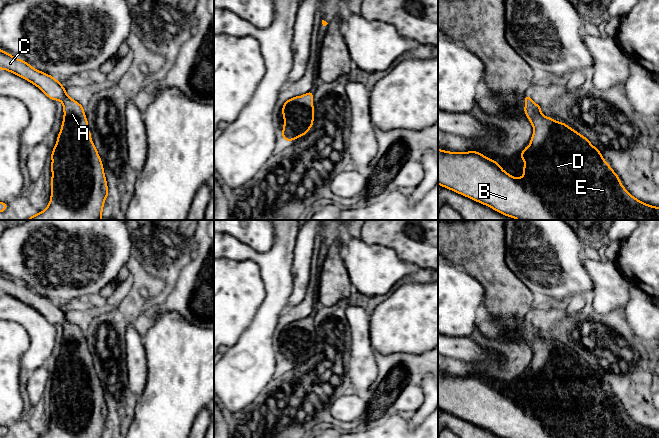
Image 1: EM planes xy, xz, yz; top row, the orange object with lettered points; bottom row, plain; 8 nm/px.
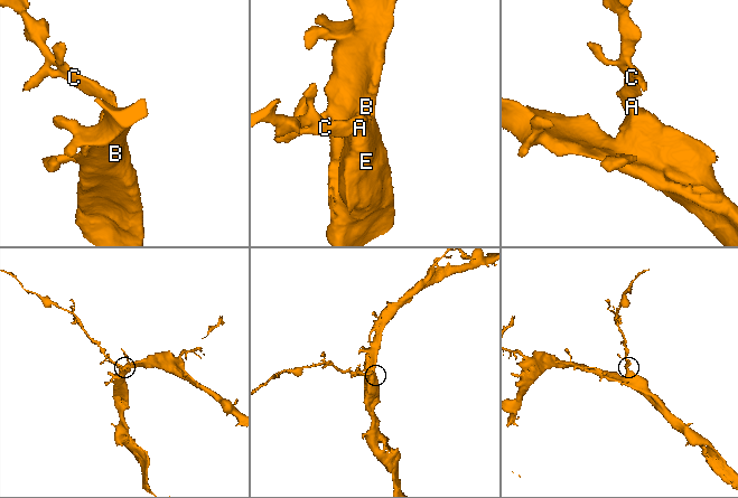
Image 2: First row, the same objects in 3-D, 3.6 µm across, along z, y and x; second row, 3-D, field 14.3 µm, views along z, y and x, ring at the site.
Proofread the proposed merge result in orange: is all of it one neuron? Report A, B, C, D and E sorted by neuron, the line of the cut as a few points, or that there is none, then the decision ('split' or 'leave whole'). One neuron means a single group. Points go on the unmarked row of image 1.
A B C D E | no cut | leave whole

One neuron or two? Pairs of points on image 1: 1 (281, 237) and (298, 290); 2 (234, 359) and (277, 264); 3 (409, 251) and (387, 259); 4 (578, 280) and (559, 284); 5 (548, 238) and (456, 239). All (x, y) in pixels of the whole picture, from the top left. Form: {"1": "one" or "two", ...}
{"1": "two", "2": "one", "3": "two", "4": "one", "5": "two"}

